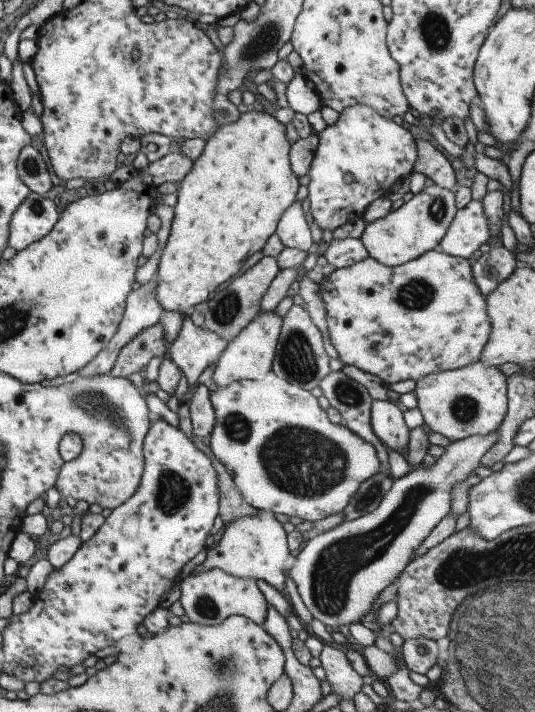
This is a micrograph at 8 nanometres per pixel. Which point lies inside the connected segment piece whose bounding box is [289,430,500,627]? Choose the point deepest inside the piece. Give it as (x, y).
(339, 574)

